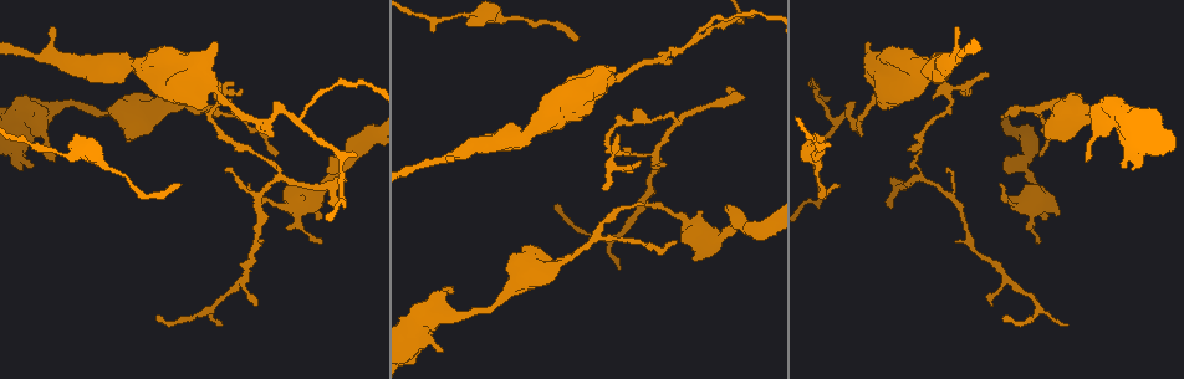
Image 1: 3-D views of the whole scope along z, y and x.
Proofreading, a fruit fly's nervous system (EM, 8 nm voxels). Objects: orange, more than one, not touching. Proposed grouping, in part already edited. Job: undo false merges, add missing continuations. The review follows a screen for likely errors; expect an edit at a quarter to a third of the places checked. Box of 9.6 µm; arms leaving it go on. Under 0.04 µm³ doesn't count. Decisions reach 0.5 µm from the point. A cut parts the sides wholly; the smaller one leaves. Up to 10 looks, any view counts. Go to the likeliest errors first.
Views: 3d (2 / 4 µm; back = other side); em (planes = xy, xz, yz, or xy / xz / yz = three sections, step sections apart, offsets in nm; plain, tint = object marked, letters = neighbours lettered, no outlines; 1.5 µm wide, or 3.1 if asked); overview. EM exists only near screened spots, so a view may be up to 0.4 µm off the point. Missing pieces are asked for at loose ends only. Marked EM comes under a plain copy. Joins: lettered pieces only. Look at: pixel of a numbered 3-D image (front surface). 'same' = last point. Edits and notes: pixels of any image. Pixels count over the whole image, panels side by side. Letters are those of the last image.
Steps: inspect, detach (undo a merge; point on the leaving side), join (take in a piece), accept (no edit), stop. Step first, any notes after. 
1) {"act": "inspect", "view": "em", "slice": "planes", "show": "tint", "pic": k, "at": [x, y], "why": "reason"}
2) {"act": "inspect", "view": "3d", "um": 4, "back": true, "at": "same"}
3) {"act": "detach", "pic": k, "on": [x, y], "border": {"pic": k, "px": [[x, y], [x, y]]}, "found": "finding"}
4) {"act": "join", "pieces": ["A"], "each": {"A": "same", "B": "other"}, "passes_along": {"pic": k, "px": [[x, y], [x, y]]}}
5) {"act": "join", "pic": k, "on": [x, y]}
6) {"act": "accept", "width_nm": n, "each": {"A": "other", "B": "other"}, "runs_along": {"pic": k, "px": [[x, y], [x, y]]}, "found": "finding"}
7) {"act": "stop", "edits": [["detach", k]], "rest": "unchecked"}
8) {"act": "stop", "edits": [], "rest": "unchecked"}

{"act": "inspect", "view": "3d", "um": 4, "pic": 1, "at": [646, 202], "why": "tapers out"}

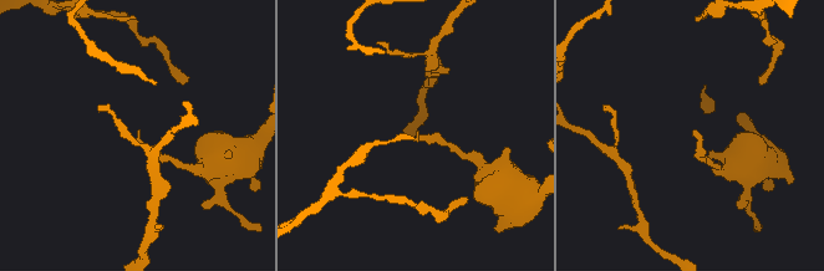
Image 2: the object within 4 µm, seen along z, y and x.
{"act": "inspect", "view": "em", "slice": "planes", "show": "letters", "pic": 2, "at": [417, 132]}

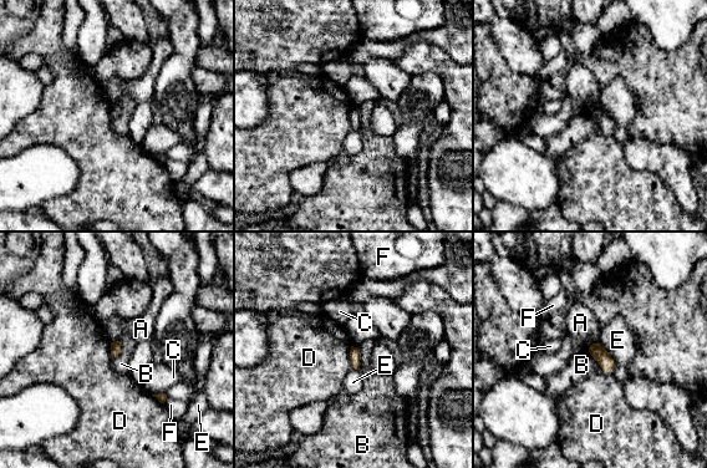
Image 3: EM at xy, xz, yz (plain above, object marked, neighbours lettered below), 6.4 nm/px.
{"act": "accept", "each": {"A": "other", "B": "other", "C": "other", "D": "other", "E": "other", "F": "other"}, "found": "none of them fits"}

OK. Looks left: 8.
{"act": "inspect", "view": "3d", "um": 4, "pic": 1, "at": [1037, 243], "why": "tapers out"}

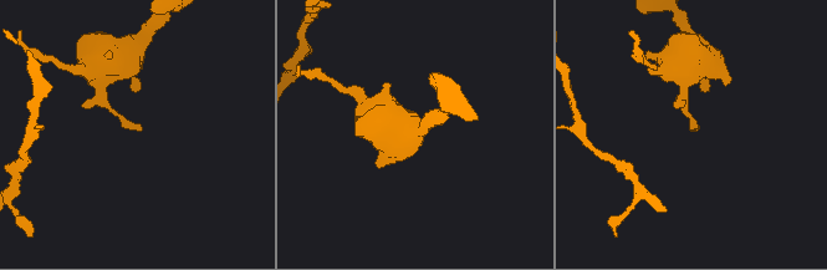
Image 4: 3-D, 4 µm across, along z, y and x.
{"act": "inspect", "view": "em", "slice": "xy", "step": 4, "show": "letters", "pic": 4, "at": [141, 129]}

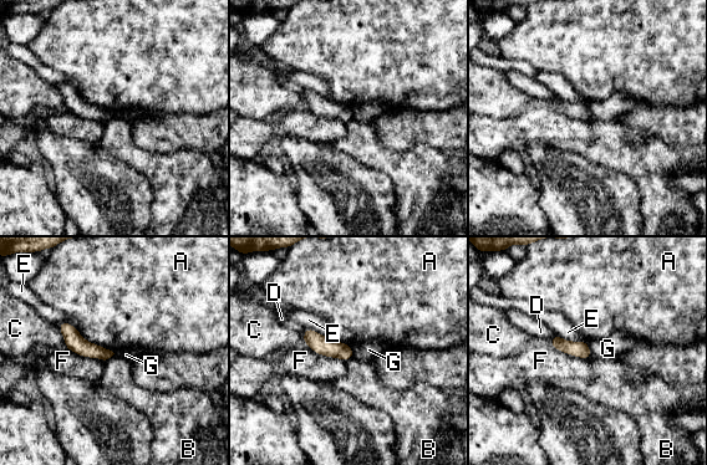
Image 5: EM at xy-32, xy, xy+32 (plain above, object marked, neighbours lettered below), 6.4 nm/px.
{"act": "inspect", "view": "em", "slice": "planes", "show": "letters", "at": "same", "why": "another direction"}

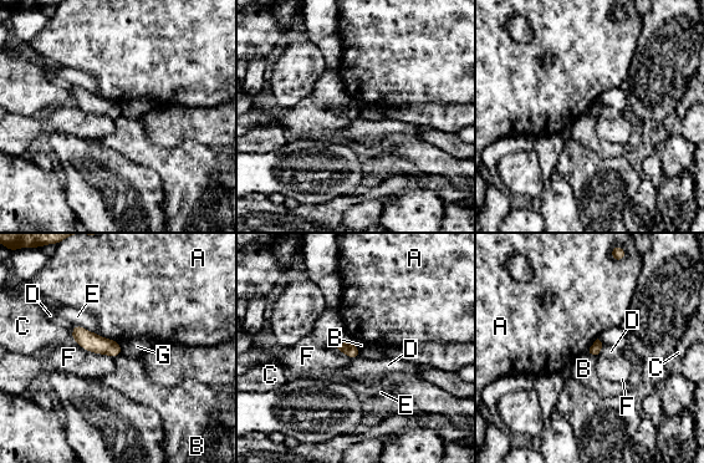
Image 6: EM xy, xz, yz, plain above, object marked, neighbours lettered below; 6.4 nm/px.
{"act": "accept", "width_nm": 80, "each": {"A": "other", "B": "other", "C": "other", "D": "other", "E": "other", "F": "other", "G": "other"}, "found": "no lettered piece goes on from it"}

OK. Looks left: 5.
{"act": "inspect", "view": "em", "slice": "planes", "show": "letters", "pic": 1, "at": [260, 127], "why": "sharp bend"}

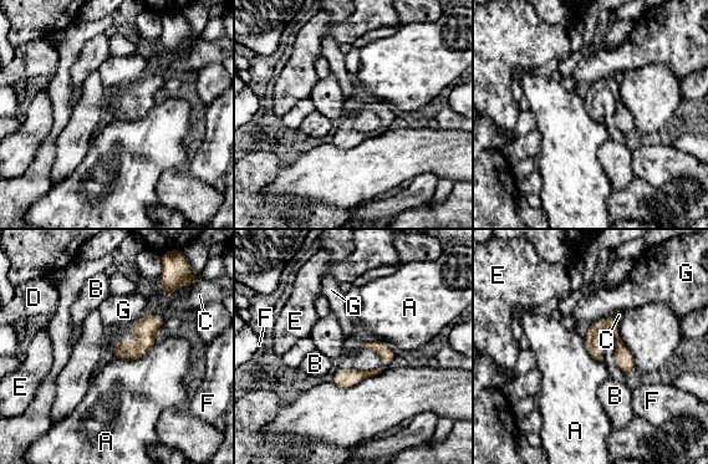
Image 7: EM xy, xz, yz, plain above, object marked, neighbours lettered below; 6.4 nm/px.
{"act": "accept", "each": {"A": "other", "B": "other", "C": "other", "D": "other", "E": "other", "F": "other", "G": "other"}, "border": {"pic": 7, "px": [[157, 342], [135, 358], [115, 355]]}, "found": "continuous, no second neuron"}

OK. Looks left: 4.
{"act": "inspect", "view": "em", "slice": "planes", "show": "letters", "pic": 1, "at": [441, 349], "why": "stops while still wide"}

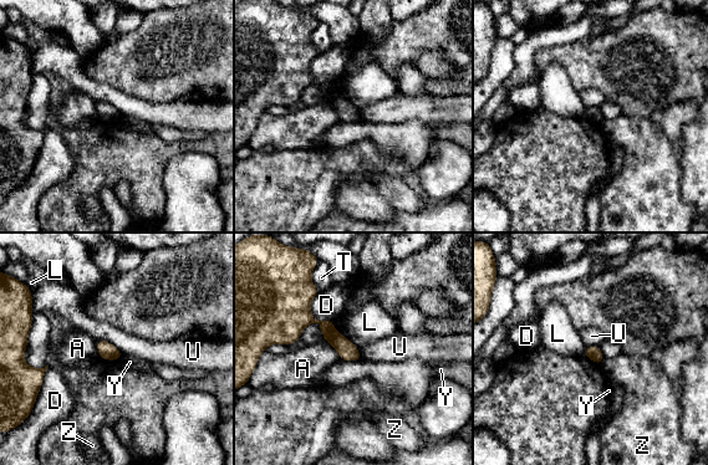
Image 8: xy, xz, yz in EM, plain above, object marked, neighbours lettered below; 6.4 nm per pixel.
{"act": "accept", "longest_contact_nm": ["D", 220], "each": {"A": "other", "D": "other", "L": "other", "T": "other", "U": "other", "Y": "other", "Z": "other"}, "found": "none of them fits"}

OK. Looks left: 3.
{"act": "stop", "edits": [], "rest": "unchecked"}

